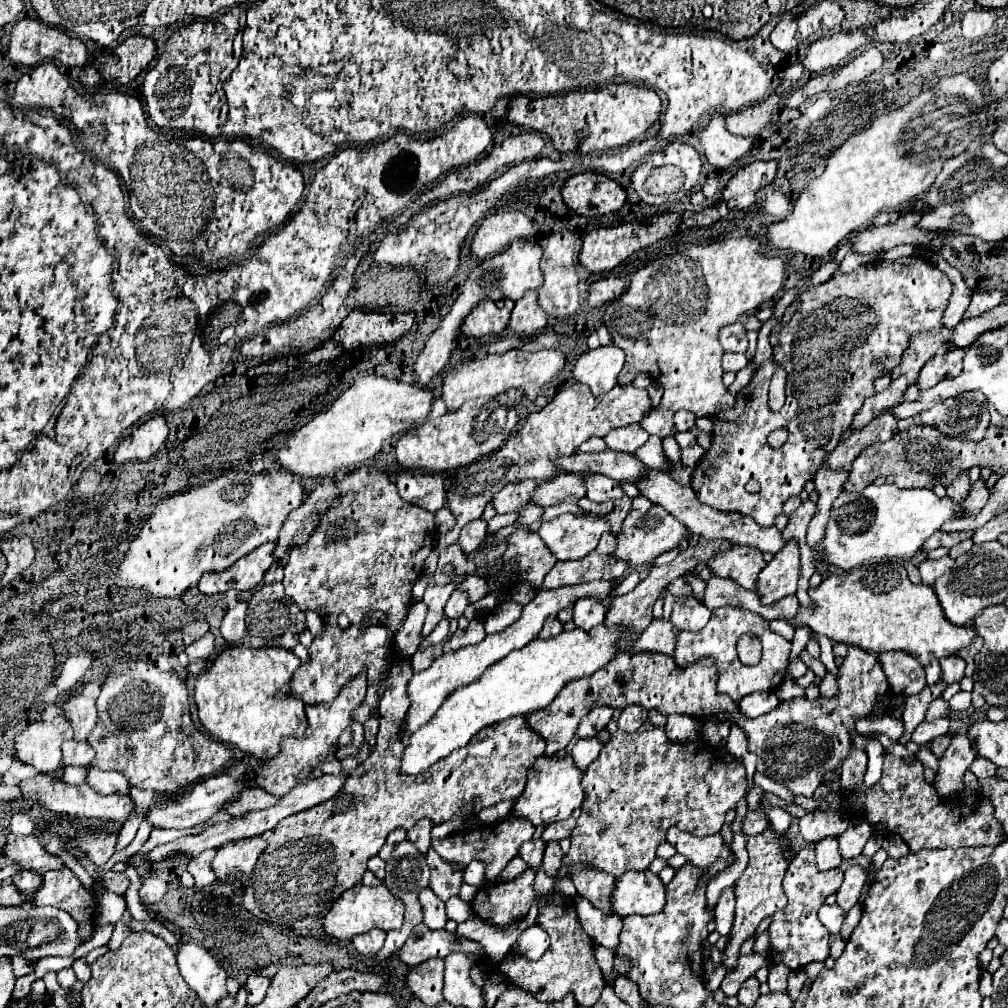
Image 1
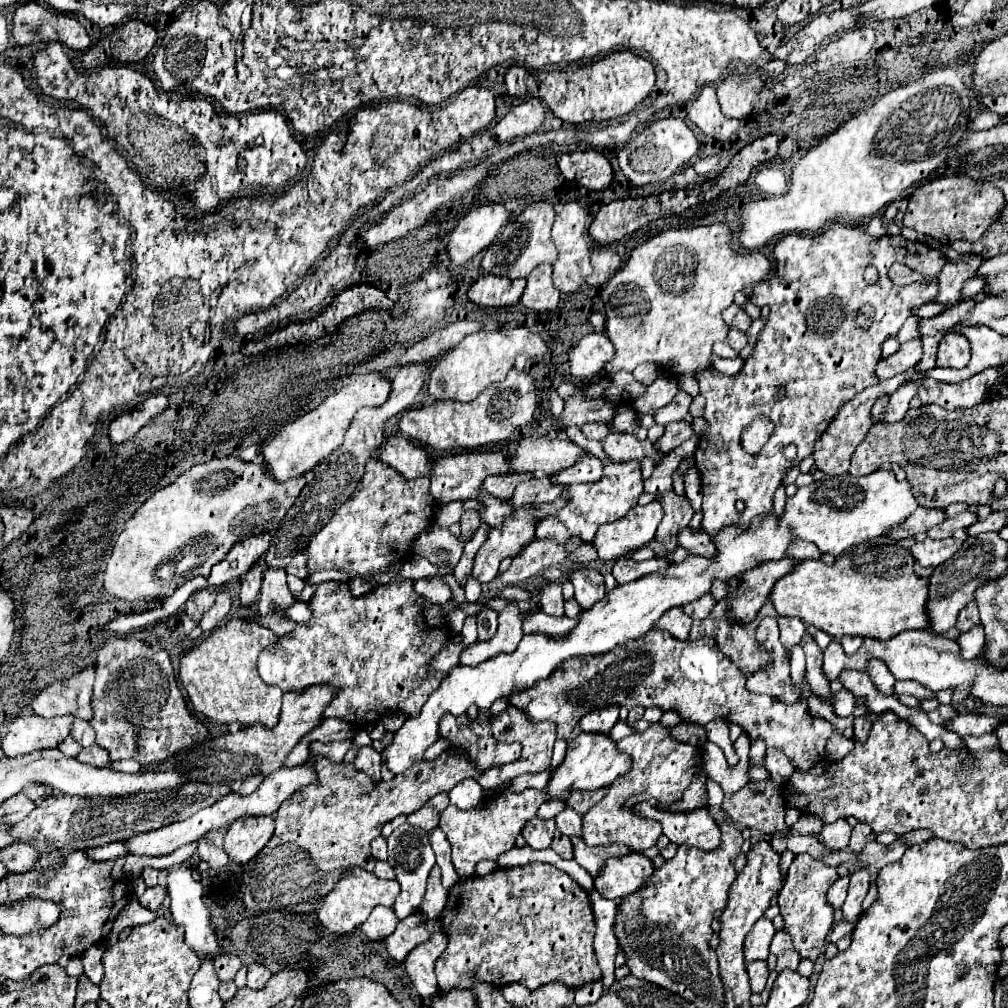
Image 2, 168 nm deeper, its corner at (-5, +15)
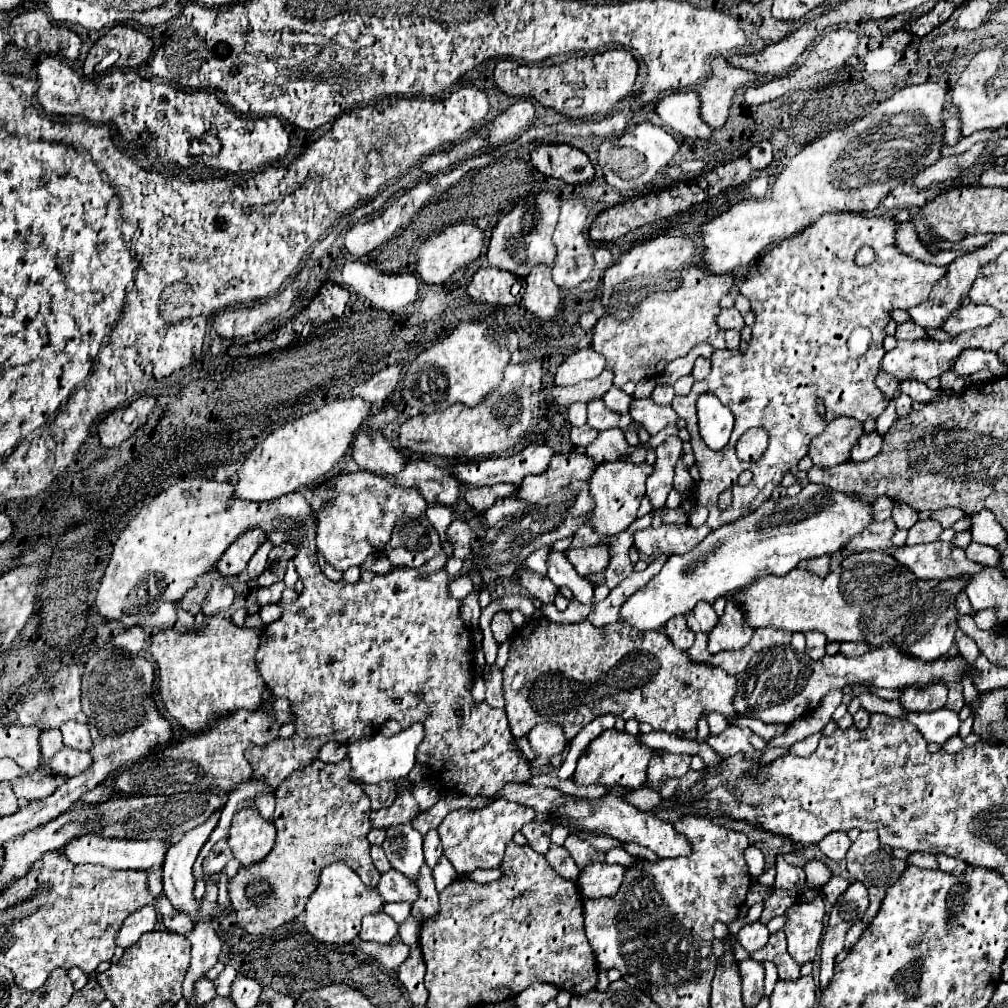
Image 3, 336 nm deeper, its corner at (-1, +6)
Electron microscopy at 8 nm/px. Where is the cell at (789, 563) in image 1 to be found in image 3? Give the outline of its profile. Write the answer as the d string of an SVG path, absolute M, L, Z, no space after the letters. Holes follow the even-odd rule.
M733 598L727 600L725 614L719 618L717 626L709 632L709 644L707 650L711 654L723 652L723 650L739 650L751 640L753 628L745 622L743 610L735 604Z

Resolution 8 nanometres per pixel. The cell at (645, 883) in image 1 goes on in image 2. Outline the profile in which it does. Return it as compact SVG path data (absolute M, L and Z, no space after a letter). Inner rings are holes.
M631 853L621 859L609 859L605 861L601 875L595 877L595 889L605 899L621 901L649 883L653 871L651 859L639 853Z

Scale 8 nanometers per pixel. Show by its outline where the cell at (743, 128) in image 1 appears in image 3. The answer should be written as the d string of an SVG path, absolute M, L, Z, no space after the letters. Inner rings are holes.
M713 58L711 76L699 86L701 118L711 128L725 124L733 92L749 82L749 74L741 68L733 68L725 58Z

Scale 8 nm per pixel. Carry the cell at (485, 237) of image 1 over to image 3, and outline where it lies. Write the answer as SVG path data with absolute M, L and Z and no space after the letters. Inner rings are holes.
M453 224L447 226L441 232L431 234L417 250L417 256L413 260L415 272L421 276L425 284L443 284L457 268L463 268L471 264L475 258L479 258L483 248L483 232L475 228L473 224Z

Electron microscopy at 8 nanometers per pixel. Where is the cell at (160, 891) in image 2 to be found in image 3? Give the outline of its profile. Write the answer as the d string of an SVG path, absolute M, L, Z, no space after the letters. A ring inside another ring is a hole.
M143 906L123 922L115 938L115 944L121 948L131 948L145 932L151 932L155 924L157 924L157 910L153 906Z

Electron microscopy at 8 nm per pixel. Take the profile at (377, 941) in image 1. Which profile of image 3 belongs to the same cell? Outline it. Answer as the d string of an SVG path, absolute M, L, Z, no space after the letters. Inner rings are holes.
M385 912L379 914L371 914L363 918L363 928L359 932L359 938L365 942L379 942L379 944L387 944L393 940L393 936L397 934L397 924L391 916L387 916Z

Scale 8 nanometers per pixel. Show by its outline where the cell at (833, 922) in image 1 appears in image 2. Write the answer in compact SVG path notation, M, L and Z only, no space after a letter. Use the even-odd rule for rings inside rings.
M839 877L827 891L827 901L833 909L841 909L843 901L847 897L847 885L849 885L849 877Z

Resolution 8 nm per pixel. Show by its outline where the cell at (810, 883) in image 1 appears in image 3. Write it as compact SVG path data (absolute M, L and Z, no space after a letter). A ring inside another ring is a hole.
M817 896L809 904L797 900L785 914L789 918L785 924L789 954L799 964L813 960L823 934L823 914L825 914L823 898Z

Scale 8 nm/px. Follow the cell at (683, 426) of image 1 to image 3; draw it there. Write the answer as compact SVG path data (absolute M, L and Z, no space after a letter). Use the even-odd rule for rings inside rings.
M633 398L629 414L635 422L643 424L651 436L661 432L667 424L675 424L679 418L671 406L655 406L651 398Z

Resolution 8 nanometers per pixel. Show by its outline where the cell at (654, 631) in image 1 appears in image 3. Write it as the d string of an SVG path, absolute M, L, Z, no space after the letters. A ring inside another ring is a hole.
M671 618L671 622L665 624L665 634L671 638L673 646L687 652L693 646L695 634L689 630L685 618Z

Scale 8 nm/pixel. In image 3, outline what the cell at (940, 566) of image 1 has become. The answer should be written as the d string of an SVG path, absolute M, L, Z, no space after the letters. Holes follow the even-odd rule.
M931 542L921 546L901 546L893 552L893 558L907 566L921 580L943 580L943 578L959 578L963 574L975 574L983 566L969 562L961 556L961 548L949 542Z

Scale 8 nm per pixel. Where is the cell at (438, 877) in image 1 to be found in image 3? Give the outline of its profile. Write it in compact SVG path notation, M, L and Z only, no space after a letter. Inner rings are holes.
M429 830L423 836L423 854L425 854L425 862L429 868L433 868L437 864L437 860L441 858L443 850L441 850L441 840L439 840L437 830Z

